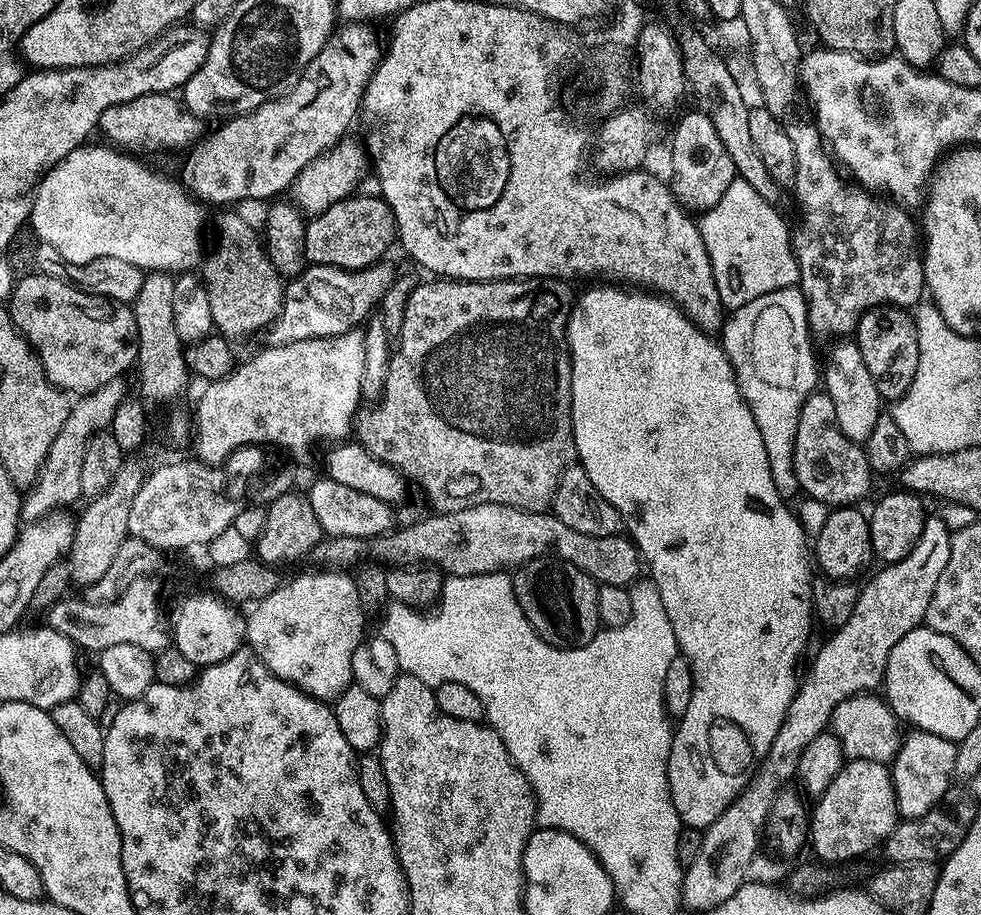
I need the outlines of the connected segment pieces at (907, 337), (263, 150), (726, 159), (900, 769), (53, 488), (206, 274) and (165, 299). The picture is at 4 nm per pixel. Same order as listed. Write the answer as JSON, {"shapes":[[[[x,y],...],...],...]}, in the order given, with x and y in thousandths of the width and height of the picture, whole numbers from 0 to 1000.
{"shapes":[[[[907,332],[888,337],[873,354],[871,374],[877,379],[879,396],[883,396],[891,422],[895,422],[898,438],[918,437],[924,426],[928,426],[928,417],[932,417],[936,404],[936,365],[930,341]]],[[[355,24],[355,25],[352,25],[350,27],[350,30],[351,30],[351,32],[348,33],[347,39],[346,39],[346,35],[345,35],[345,37],[339,37],[339,38],[335,39],[334,45],[330,47],[329,55],[326,56],[326,58],[323,59],[320,62],[320,64],[318,67],[316,67],[315,70],[313,70],[313,72],[311,72],[310,78],[307,79],[307,81],[306,81],[306,89],[302,93],[300,93],[299,96],[295,96],[294,99],[288,101],[288,103],[286,105],[279,105],[279,106],[277,106],[277,108],[272,109],[270,111],[270,114],[268,114],[267,116],[263,116],[261,119],[259,119],[258,122],[250,122],[244,127],[239,127],[239,128],[229,130],[227,132],[227,134],[225,134],[228,137],[226,137],[225,140],[221,142],[221,144],[213,143],[211,145],[211,148],[209,148],[207,150],[207,152],[205,152],[202,156],[198,157],[196,160],[195,164],[191,167],[191,170],[193,169],[192,176],[190,176],[188,179],[188,197],[189,198],[187,197],[187,200],[190,202],[191,209],[193,211],[195,211],[195,213],[197,215],[199,215],[199,217],[201,220],[207,221],[209,224],[211,224],[210,222],[212,222],[212,223],[230,223],[230,224],[226,224],[226,225],[241,225],[241,224],[236,224],[236,223],[245,223],[248,221],[248,219],[273,219],[274,217],[273,220],[276,220],[278,216],[281,216],[281,215],[276,216],[276,214],[281,214],[284,212],[284,210],[293,211],[295,209],[297,201],[299,200],[299,198],[302,197],[303,189],[308,187],[308,185],[310,183],[312,183],[314,180],[314,178],[317,177],[317,175],[326,170],[327,167],[334,165],[334,163],[337,162],[338,158],[346,156],[348,153],[352,152],[354,144],[351,144],[351,143],[353,143],[354,140],[358,138],[359,130],[362,129],[363,122],[364,122],[364,127],[365,127],[365,123],[368,121],[369,110],[371,108],[371,96],[377,90],[377,85],[382,81],[383,73],[385,73],[387,71],[387,63],[389,60],[389,44],[388,44],[388,48],[387,48],[386,42],[383,40],[382,33],[378,31],[378,30],[380,30],[380,27],[378,25],[375,25],[375,24]]],[[[704,120],[689,136],[685,144],[685,197],[683,204],[694,227],[705,234],[717,234],[729,225],[740,212],[746,197],[751,196],[748,173],[740,168],[736,151],[724,134],[724,129],[713,120]]],[[[930,798],[918,808],[915,824],[909,830],[907,843],[913,869],[914,889],[923,896],[937,896],[949,883],[955,882],[967,861],[971,860],[976,810],[956,802]]],[[[125,412],[113,414],[100,426],[78,434],[71,443],[67,460],[63,463],[58,479],[51,487],[47,505],[36,530],[30,534],[21,550],[21,567],[27,570],[40,568],[48,560],[59,557],[83,545],[84,504],[87,499],[87,487],[99,473],[111,469],[120,444],[129,436],[128,415]]],[[[230,230],[220,240],[222,256],[218,271],[207,283],[204,303],[213,322],[214,343],[219,362],[236,376],[243,376],[273,360],[285,345],[290,329],[287,304],[278,293],[268,266],[245,236]]],[[[151,297],[145,308],[145,317],[141,317],[141,326],[135,329],[135,342],[139,353],[139,397],[138,401],[143,402],[143,428],[152,443],[164,442],[171,446],[183,437],[183,432],[192,424],[194,408],[192,397],[188,390],[189,377],[181,369],[181,360],[177,356],[177,305],[170,297]]]]}

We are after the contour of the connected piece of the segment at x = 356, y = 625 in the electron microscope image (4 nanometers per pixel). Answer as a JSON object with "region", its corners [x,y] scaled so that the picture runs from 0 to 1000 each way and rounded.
{"region":[[[347,623],[321,624],[322,625],[314,626],[312,630],[300,631],[295,638],[286,637],[272,654],[270,654],[270,656],[264,657],[264,659],[258,663],[261,666],[259,666],[257,670],[255,668],[252,670],[253,693],[251,696],[251,704],[252,707],[256,708],[257,711],[261,714],[263,720],[265,720],[280,739],[287,741],[292,746],[298,748],[304,755],[310,756],[313,761],[318,761],[321,765],[338,767],[346,763],[346,761],[348,761],[360,746],[358,720],[361,716],[362,708],[372,698],[373,691],[371,691],[371,679],[373,679],[373,672],[369,667],[369,662],[366,661],[365,645],[363,644],[361,633],[358,628],[352,627]]]}

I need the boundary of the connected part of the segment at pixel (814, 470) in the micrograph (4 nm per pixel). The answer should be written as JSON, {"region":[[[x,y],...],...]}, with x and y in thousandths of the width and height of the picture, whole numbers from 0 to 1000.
{"region":[[[833,426],[832,430],[821,432],[820,443],[818,444],[818,452],[813,452],[813,474],[809,479],[809,518],[813,518],[813,527],[815,528],[815,538],[819,539],[823,545],[833,546],[839,551],[845,553],[873,553],[878,549],[877,545],[884,540],[889,533],[889,523],[891,523],[891,517],[889,510],[885,508],[885,497],[882,496],[880,489],[876,485],[872,485],[866,479],[862,479],[862,474],[858,474],[858,470],[854,466],[854,457],[850,452],[850,439],[846,439],[843,428],[839,426]]]}

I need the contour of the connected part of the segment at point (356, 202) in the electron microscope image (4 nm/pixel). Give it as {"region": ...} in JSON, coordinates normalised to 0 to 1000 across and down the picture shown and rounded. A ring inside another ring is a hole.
{"region":[[[360,212],[352,219],[340,221],[332,230],[328,230],[322,236],[313,242],[310,251],[310,283],[315,290],[331,289],[341,293],[352,293],[358,297],[365,297],[368,293],[375,293],[378,289],[384,287],[396,275],[399,267],[405,266],[404,239],[398,230],[398,225],[386,213],[367,214]]]}

